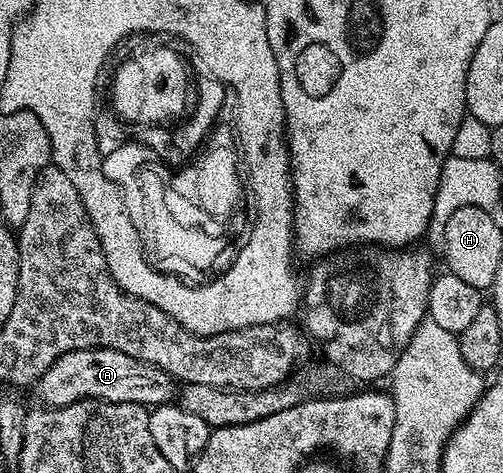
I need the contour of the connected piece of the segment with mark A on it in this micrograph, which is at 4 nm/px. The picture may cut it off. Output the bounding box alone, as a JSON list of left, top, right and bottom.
[33,349,177,409]

